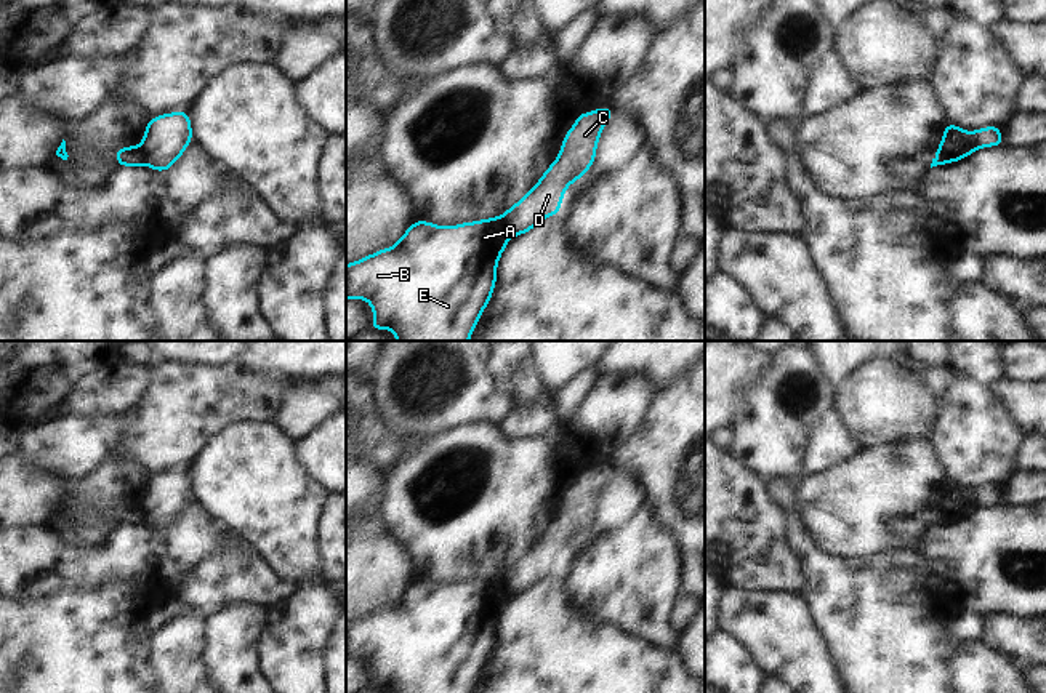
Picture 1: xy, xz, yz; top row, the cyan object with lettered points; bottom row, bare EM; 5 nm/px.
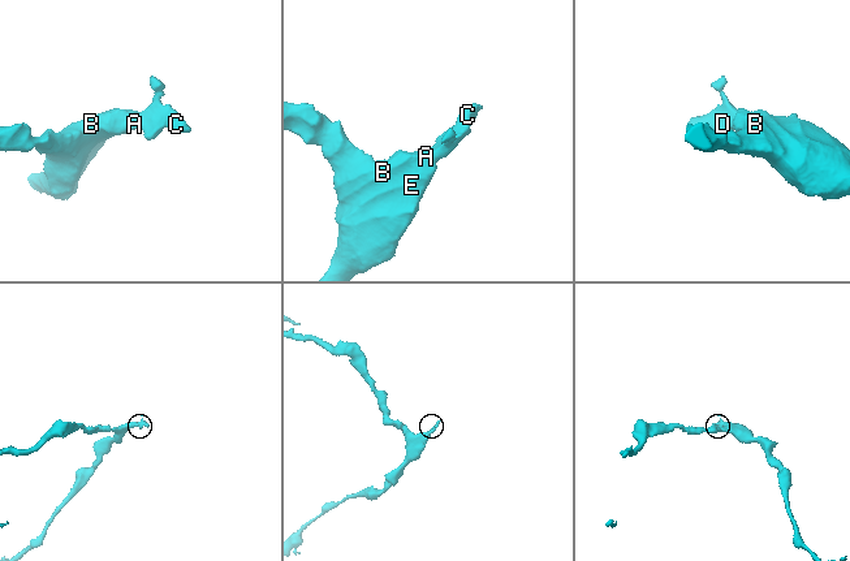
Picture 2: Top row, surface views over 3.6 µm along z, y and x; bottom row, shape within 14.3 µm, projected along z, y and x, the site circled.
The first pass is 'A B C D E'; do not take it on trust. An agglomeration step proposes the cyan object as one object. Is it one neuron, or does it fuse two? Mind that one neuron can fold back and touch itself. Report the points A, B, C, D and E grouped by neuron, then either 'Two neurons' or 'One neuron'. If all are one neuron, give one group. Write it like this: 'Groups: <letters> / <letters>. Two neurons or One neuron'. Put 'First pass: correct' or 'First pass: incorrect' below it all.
Groups: A B E / C D. Two neurons
First pass: incorrect

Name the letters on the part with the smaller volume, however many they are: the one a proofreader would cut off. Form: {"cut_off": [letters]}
{"cut_off": ["C", "D"]}

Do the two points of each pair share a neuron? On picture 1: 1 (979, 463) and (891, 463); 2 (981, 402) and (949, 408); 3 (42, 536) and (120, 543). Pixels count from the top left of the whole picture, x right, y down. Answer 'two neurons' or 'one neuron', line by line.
1: two neurons
2: one neuron
3: one neuron

